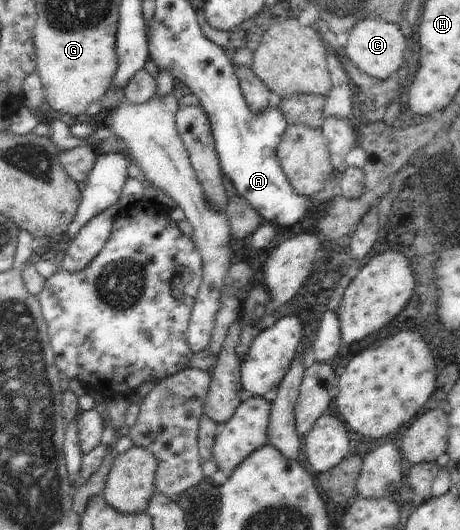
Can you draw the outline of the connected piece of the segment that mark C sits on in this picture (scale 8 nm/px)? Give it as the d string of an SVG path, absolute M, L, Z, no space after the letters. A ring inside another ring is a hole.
M371 18L360 21L349 32L346 42L344 56L350 60L351 64L359 68L362 72L376 77L380 80L390 78L404 64L408 48L404 38L404 28L402 24L389 23L383 18Z

